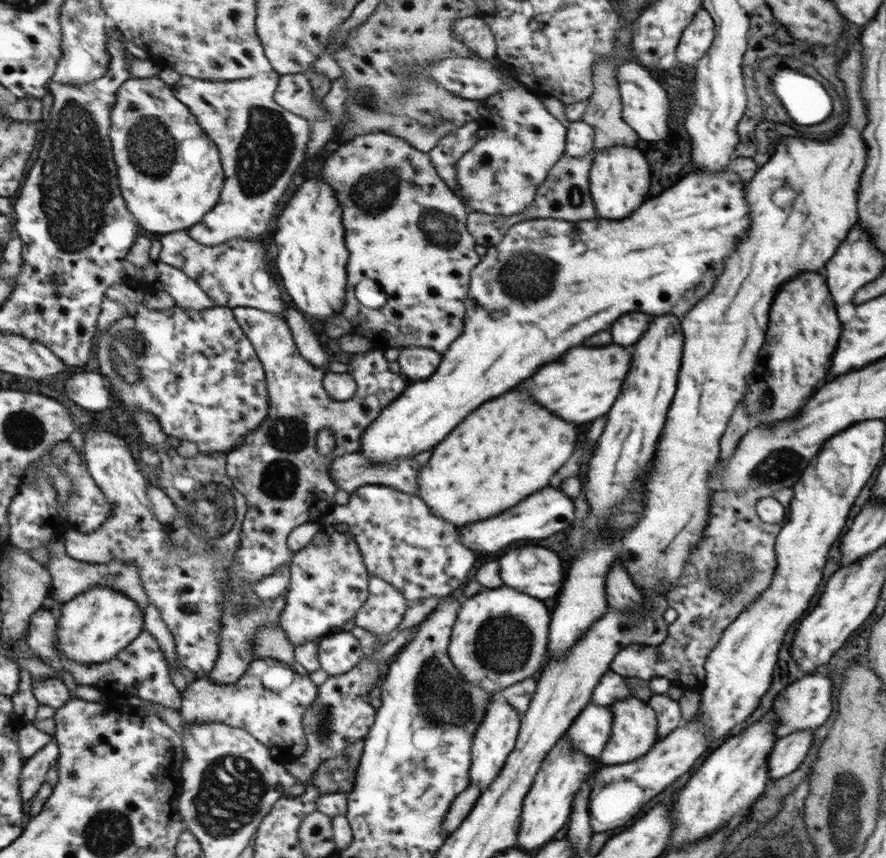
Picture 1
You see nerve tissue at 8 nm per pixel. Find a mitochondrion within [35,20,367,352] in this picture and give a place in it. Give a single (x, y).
(74, 182)

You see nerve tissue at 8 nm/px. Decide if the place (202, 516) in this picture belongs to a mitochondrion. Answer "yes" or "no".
yes

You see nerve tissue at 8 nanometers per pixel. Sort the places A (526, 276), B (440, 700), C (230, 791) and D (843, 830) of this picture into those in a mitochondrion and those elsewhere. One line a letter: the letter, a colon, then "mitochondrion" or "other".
A: mitochondrion
B: mitochondrion
C: mitochondrion
D: mitochondrion

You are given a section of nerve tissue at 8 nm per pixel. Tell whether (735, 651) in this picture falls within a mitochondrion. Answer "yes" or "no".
no

